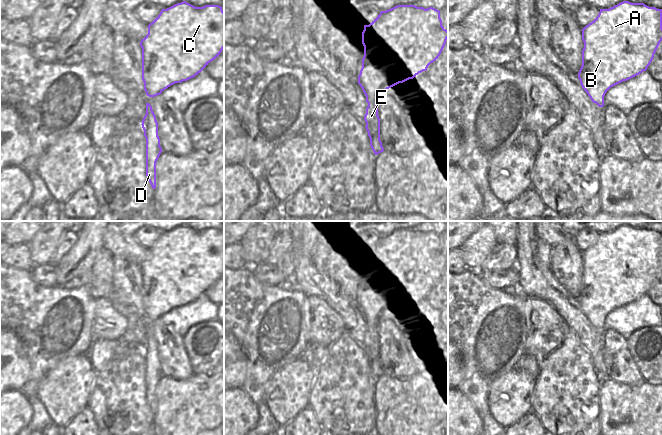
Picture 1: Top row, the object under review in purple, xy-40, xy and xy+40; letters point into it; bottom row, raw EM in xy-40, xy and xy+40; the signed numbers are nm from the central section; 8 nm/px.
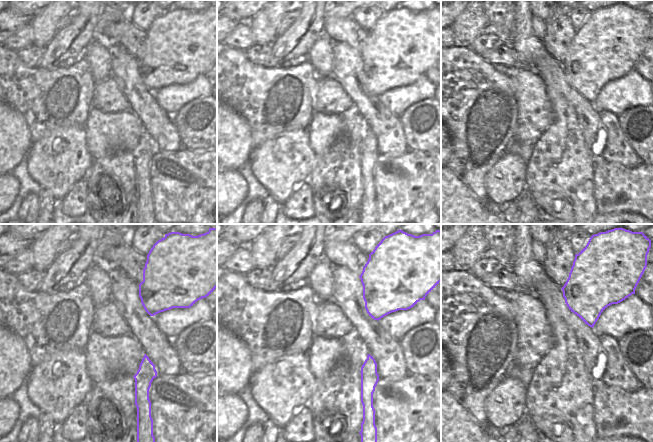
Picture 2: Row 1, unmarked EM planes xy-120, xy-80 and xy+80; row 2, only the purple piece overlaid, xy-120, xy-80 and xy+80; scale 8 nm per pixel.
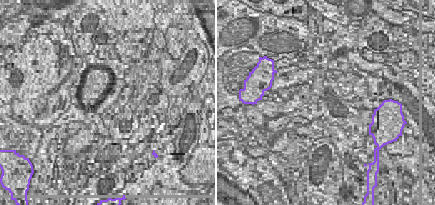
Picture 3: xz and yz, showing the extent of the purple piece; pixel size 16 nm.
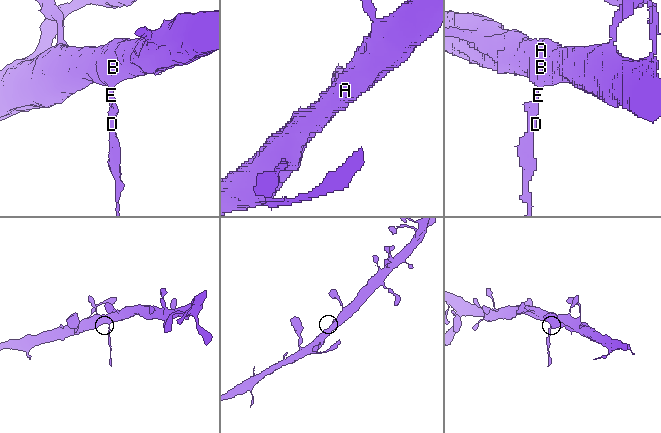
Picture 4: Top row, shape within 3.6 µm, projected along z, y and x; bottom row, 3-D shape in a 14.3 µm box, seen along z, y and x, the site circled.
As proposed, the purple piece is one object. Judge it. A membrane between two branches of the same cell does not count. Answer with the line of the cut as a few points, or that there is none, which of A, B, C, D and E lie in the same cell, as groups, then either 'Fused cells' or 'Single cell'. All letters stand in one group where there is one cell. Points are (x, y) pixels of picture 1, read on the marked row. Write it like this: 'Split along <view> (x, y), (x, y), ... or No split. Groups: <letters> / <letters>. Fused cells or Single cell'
Split along xy (368, 102), (376, 104). Groups: A B C / D E. Fused cells

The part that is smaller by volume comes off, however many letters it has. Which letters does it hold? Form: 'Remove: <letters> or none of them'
Remove: D, E

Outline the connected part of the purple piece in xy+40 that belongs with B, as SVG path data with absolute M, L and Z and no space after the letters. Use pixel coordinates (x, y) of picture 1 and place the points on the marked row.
M623 1L609 9L600 9L598 16L582 29L582 66L578 78L584 91L593 103L604 106L604 96L613 86L627 81L646 71L662 41L662 9L649 7L644 3Z

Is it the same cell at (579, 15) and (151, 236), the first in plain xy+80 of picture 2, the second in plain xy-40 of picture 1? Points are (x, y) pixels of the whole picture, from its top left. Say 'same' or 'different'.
same

